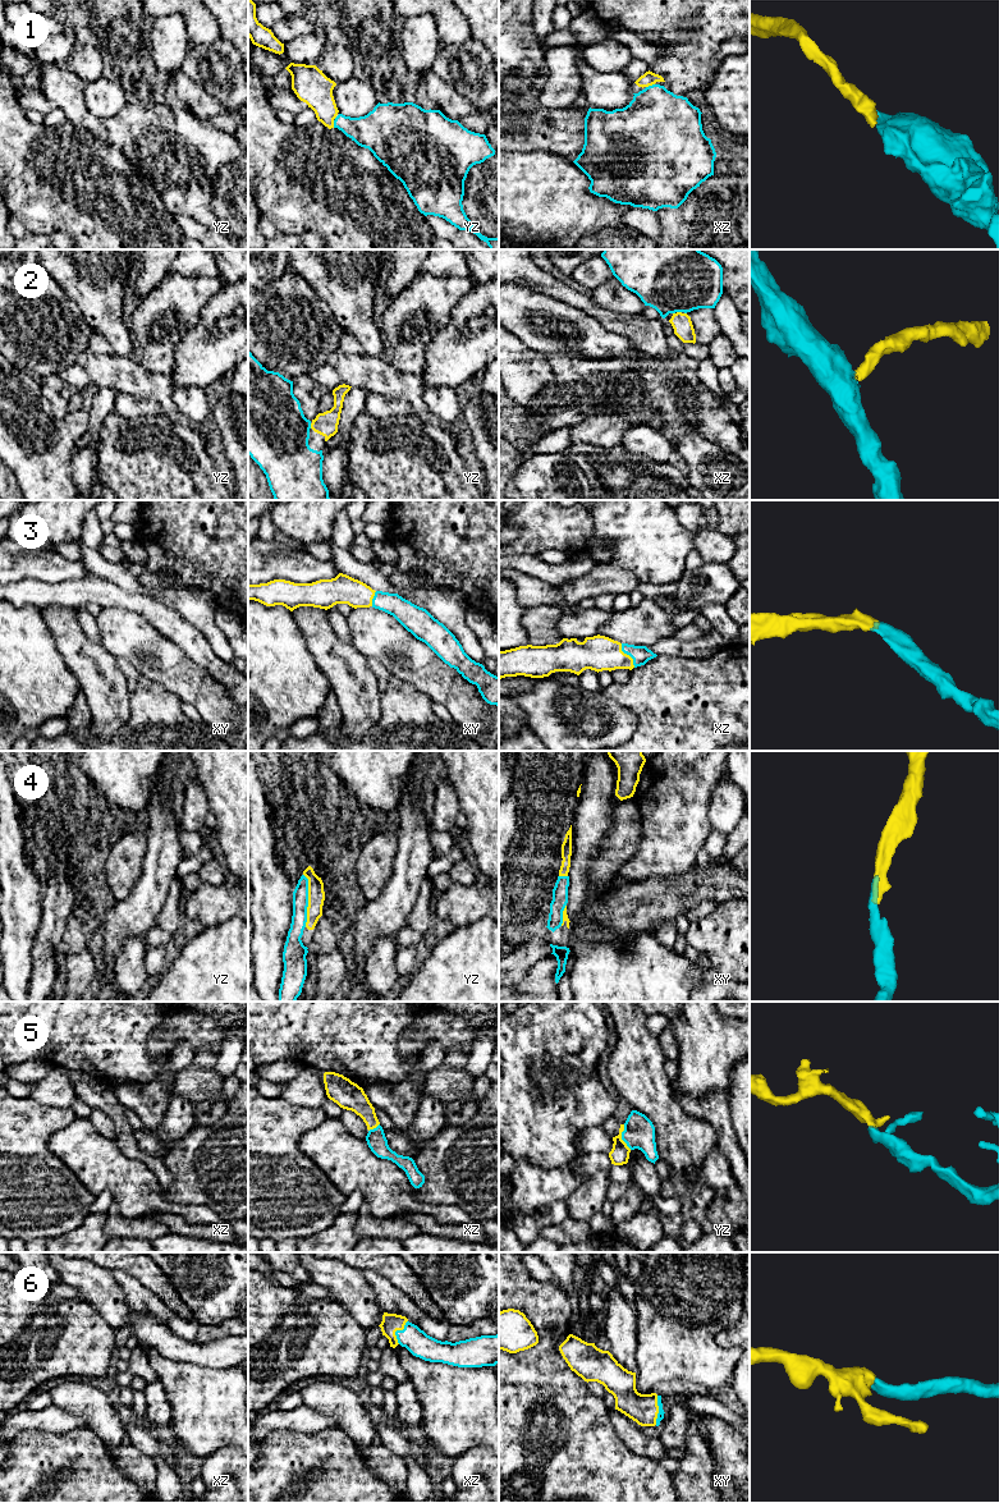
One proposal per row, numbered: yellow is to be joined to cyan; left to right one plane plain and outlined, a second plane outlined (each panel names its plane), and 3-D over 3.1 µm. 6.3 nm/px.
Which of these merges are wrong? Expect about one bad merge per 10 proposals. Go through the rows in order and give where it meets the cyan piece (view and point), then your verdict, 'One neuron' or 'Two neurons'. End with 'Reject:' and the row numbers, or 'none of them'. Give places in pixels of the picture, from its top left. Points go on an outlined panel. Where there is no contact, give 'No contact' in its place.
1: Touches cyan at xz (650, 86). One neuron
2: Touches cyan at yz (310, 426). One neuron
3: Touches cyan at xz (628, 654). One neuron
4: Touches cyan at yz (307, 901). One neuron
5: Touches cyan at yz (622, 1137). One neuron
6: Touches cyan at xy (659, 1410). One neuron
Reject: none of them

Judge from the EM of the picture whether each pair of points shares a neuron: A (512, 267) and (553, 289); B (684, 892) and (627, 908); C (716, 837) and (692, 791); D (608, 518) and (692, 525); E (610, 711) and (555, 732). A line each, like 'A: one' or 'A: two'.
A: one
B: one
C: two
D: two
E: one

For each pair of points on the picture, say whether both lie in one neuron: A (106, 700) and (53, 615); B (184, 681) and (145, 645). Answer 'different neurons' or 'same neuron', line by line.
A: same neuron
B: same neuron

